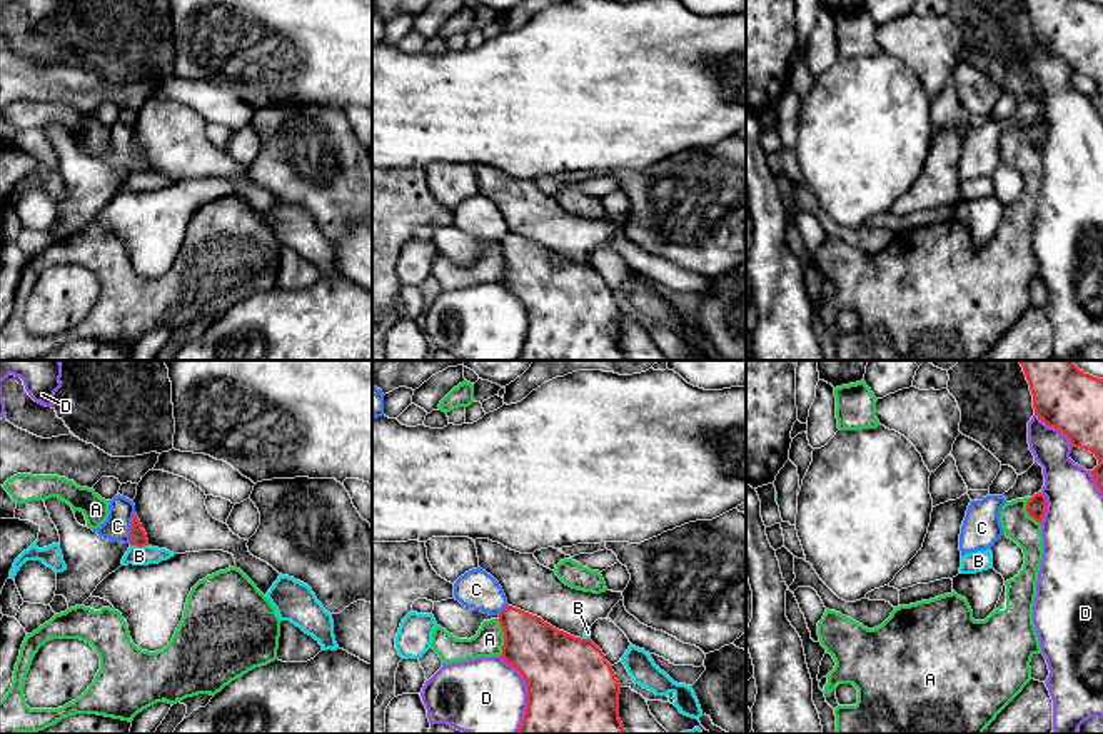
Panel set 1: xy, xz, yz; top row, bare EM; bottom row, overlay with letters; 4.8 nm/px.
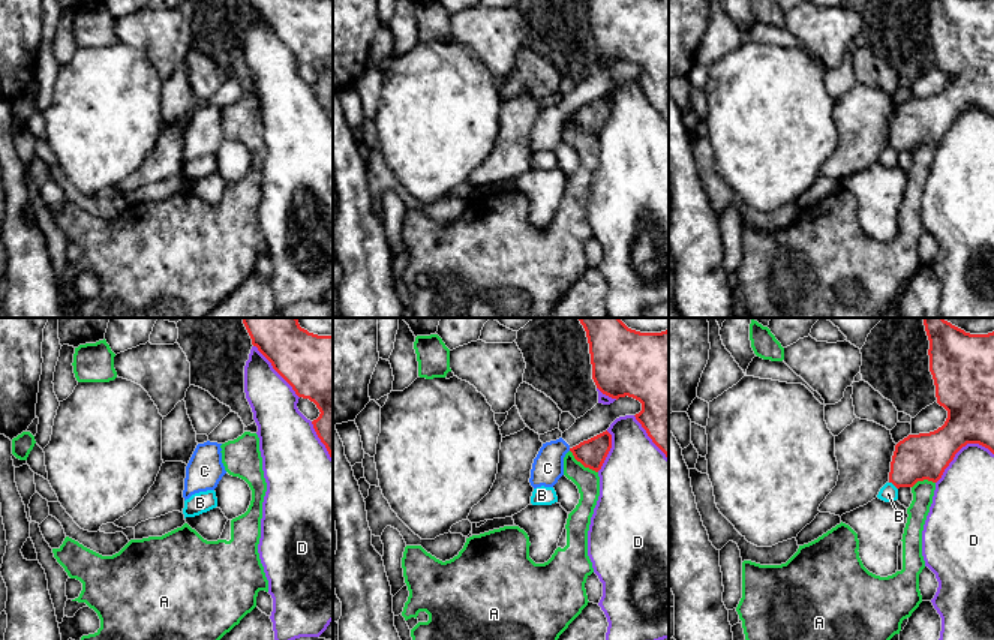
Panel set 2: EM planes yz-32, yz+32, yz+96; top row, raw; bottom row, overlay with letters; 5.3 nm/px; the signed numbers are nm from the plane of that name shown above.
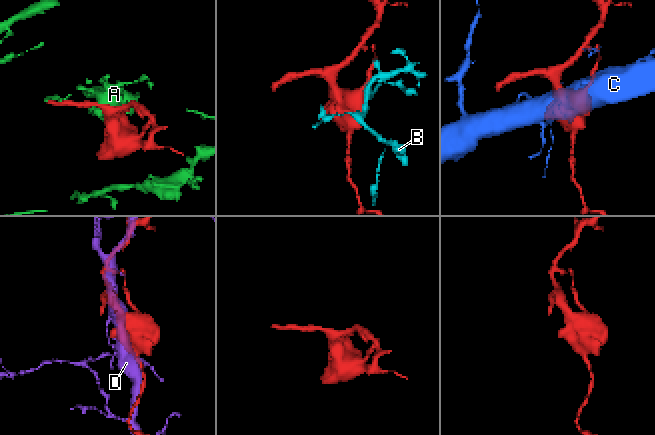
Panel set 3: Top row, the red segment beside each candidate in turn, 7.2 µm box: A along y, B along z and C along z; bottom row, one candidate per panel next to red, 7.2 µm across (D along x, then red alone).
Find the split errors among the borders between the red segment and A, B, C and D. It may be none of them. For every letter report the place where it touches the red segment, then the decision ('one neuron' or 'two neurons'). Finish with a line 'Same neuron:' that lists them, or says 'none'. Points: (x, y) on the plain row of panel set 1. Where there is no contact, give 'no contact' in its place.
A: xz (504, 264) | two neurons
B: xy (139, 172) | two neurons
C: xy (130, 154) | two neurons
D: xz (528, 319) | two neurons
Same neuron: none

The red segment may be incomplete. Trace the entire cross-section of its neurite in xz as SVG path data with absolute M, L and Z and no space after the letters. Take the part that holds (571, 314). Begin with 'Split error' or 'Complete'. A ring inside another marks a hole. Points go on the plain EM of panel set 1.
Complete. M507 232L497 247L504 257L501 284L516 294L527 310L527 335L517 360L627 360L619 345L622 312L602 277L591 265L574 264L512 232Z

